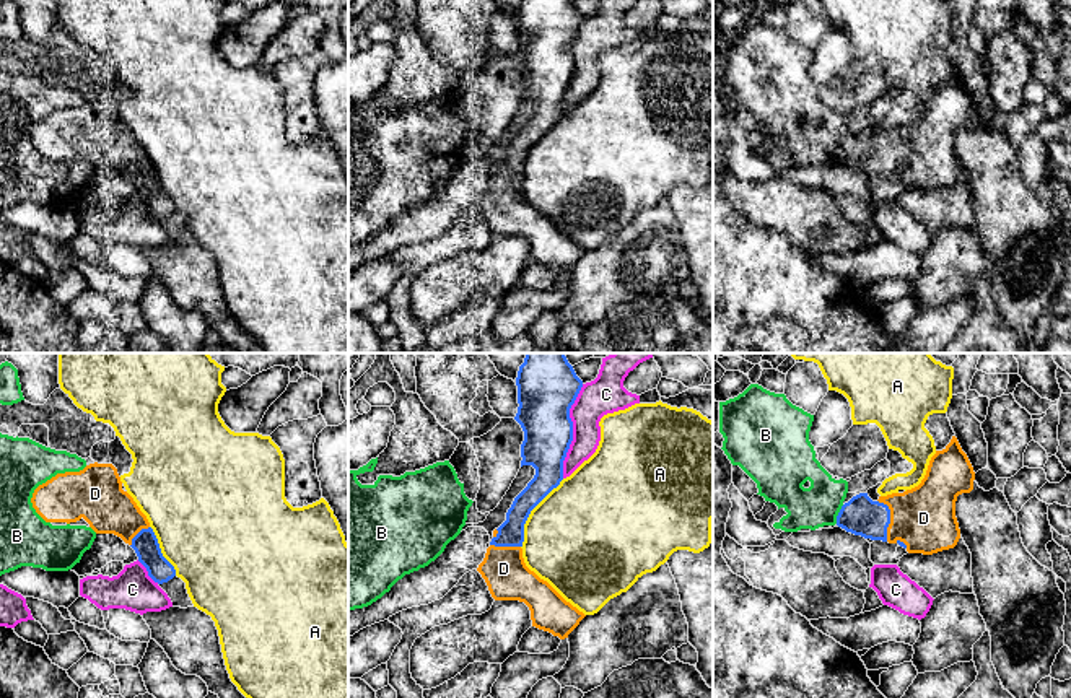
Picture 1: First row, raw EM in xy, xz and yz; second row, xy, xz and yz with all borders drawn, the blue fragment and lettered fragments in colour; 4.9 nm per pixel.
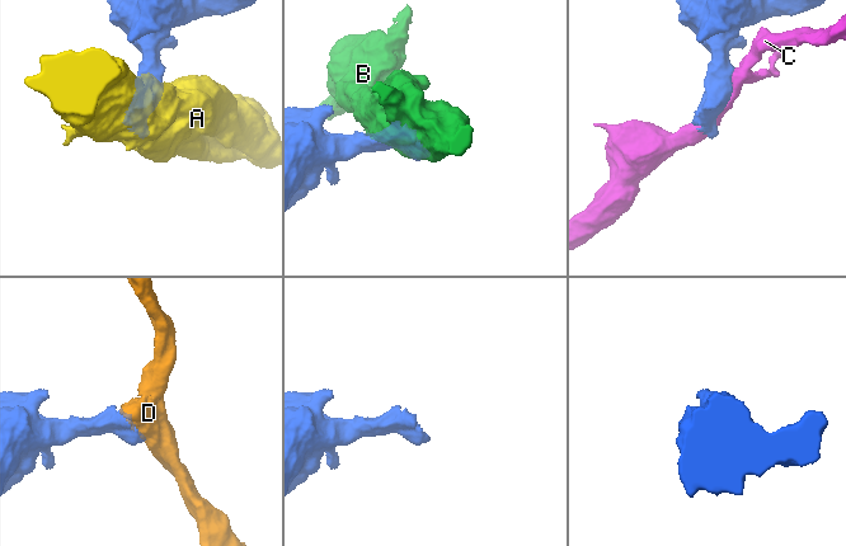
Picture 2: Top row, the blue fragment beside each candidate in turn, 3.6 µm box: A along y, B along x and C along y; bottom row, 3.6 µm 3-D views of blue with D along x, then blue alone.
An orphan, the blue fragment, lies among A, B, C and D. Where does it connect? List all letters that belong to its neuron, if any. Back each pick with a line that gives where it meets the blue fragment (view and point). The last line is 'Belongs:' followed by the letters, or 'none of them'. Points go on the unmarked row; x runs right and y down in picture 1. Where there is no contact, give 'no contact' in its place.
D: contact yz (889, 155)
Belongs: D

